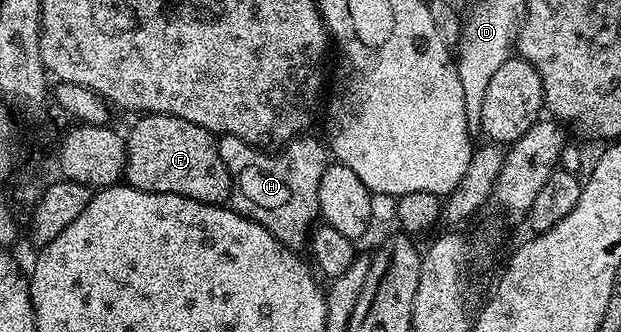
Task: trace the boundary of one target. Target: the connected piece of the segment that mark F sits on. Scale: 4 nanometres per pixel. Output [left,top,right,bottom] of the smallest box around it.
[125,114,230,205]

